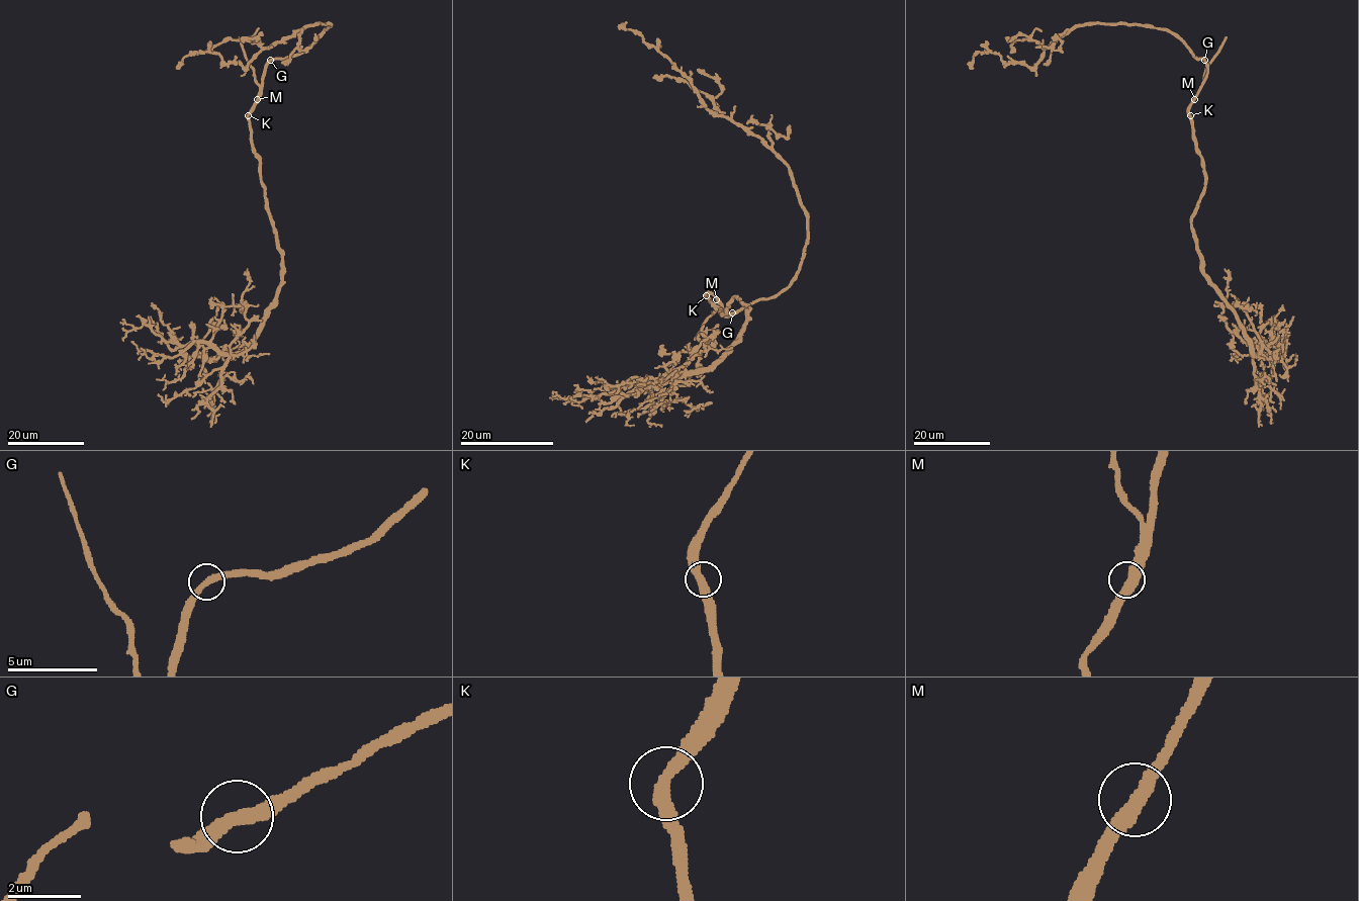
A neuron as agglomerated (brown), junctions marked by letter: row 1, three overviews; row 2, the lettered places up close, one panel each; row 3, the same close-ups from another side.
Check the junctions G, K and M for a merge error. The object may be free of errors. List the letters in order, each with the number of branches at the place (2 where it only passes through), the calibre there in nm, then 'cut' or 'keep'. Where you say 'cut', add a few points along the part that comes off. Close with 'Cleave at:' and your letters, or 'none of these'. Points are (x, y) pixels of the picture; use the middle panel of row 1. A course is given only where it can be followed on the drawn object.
G: 2 branches meet; 340 nm thick; keep
K: 2 branches meet; 360 nm thick; keep
M: 2 branches meet; 360 nm thick; keep
Cleave at: none of these

